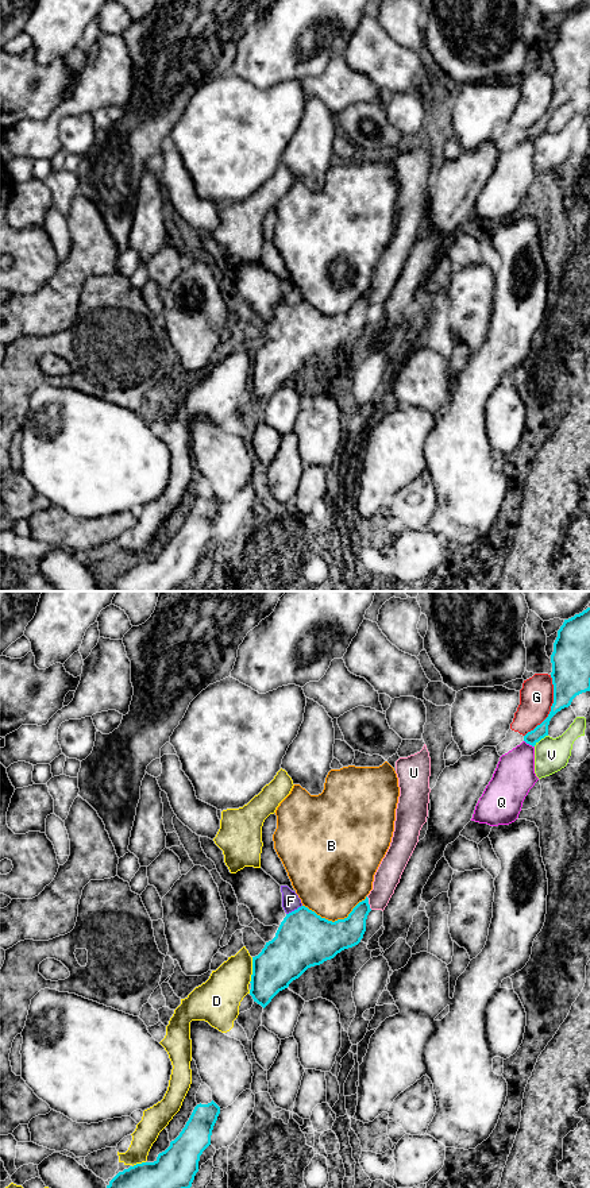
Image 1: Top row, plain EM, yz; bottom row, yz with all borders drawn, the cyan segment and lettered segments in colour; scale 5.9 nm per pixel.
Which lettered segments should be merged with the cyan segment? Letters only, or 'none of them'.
F

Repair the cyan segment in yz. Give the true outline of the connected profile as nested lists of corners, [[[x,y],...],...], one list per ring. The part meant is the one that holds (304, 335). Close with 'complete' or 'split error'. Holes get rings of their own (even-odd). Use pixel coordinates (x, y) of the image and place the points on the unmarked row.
[[[281,281],[281,288],[286,312],[275,332],[252,352],[250,390],[263,404],[308,363],[358,340],[371,306],[366,292],[347,313],[332,317],[305,302],[288,281]]] | split error

